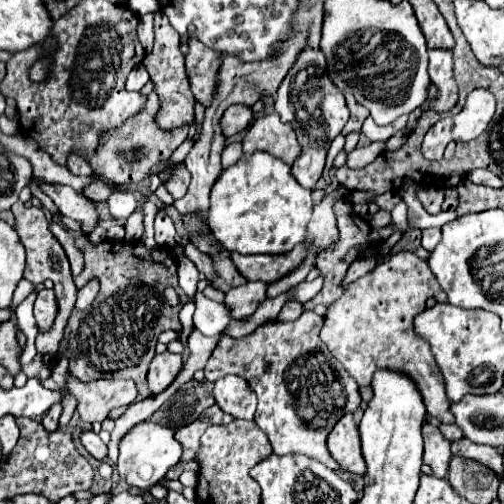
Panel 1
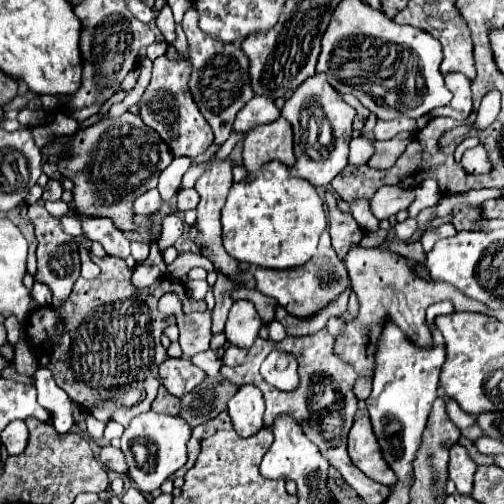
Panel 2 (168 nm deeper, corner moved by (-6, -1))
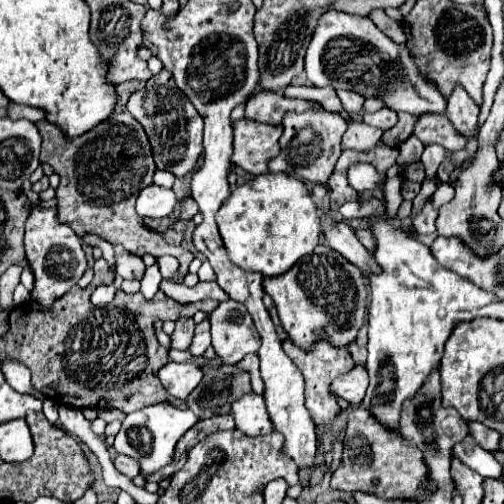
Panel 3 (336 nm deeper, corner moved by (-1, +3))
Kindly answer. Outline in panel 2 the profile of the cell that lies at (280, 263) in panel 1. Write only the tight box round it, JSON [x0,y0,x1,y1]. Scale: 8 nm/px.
[256,232,350,318]

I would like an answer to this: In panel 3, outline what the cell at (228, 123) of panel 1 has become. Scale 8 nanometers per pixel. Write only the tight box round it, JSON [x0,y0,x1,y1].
[245,92,307,124]

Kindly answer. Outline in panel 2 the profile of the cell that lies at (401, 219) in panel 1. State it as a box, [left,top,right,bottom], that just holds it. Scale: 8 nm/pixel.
[408,182,442,218]

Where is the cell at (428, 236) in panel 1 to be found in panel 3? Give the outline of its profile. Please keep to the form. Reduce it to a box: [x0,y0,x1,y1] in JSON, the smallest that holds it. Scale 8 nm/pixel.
[413,202,437,236]

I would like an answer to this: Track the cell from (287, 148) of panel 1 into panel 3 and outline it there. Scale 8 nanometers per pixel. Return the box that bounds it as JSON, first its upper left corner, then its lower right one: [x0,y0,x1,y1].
[231,120,283,174]

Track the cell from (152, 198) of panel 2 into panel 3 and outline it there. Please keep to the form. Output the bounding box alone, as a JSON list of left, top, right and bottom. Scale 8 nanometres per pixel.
[137,184,179,218]

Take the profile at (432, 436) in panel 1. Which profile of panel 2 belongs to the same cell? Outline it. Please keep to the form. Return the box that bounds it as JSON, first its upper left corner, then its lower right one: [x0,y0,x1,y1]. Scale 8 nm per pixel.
[450,444,478,496]

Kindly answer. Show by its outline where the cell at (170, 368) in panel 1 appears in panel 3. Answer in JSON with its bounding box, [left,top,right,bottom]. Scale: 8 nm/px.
[157,362,203,400]

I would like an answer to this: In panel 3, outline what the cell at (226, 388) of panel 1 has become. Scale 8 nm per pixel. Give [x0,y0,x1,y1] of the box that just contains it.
[231,394,273,436]

